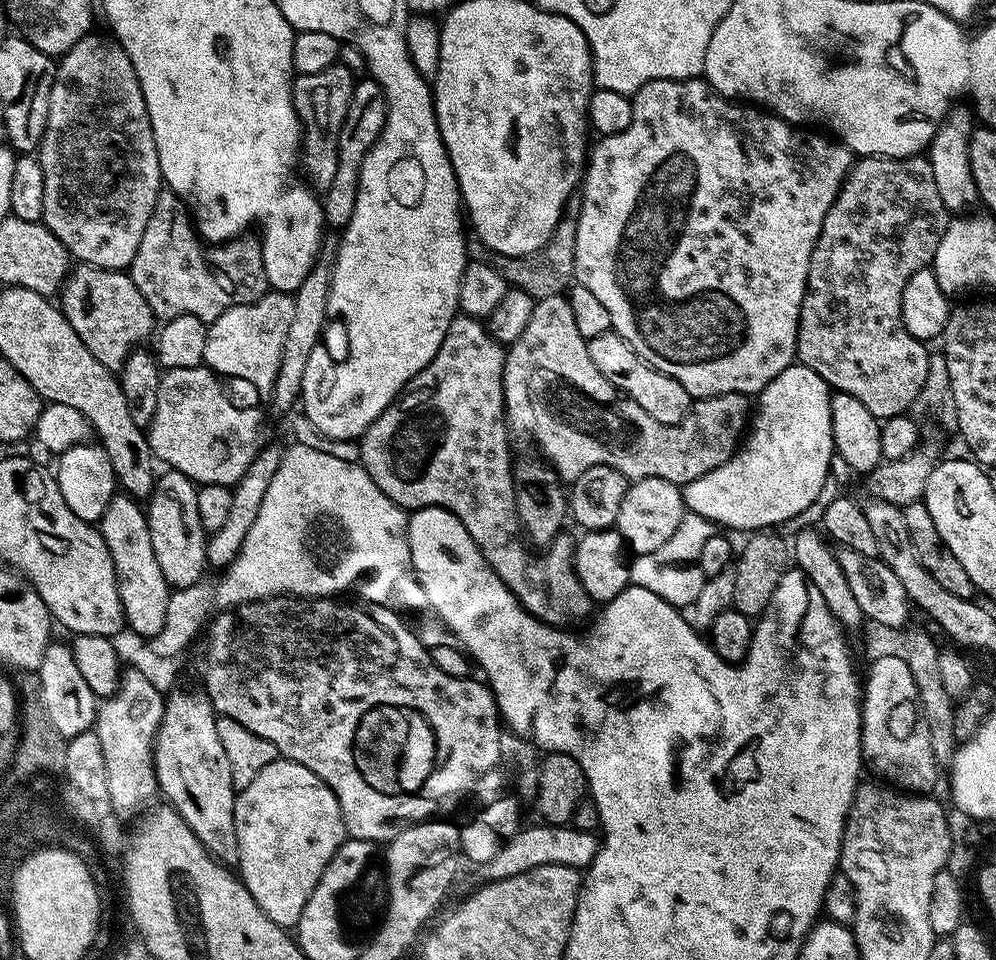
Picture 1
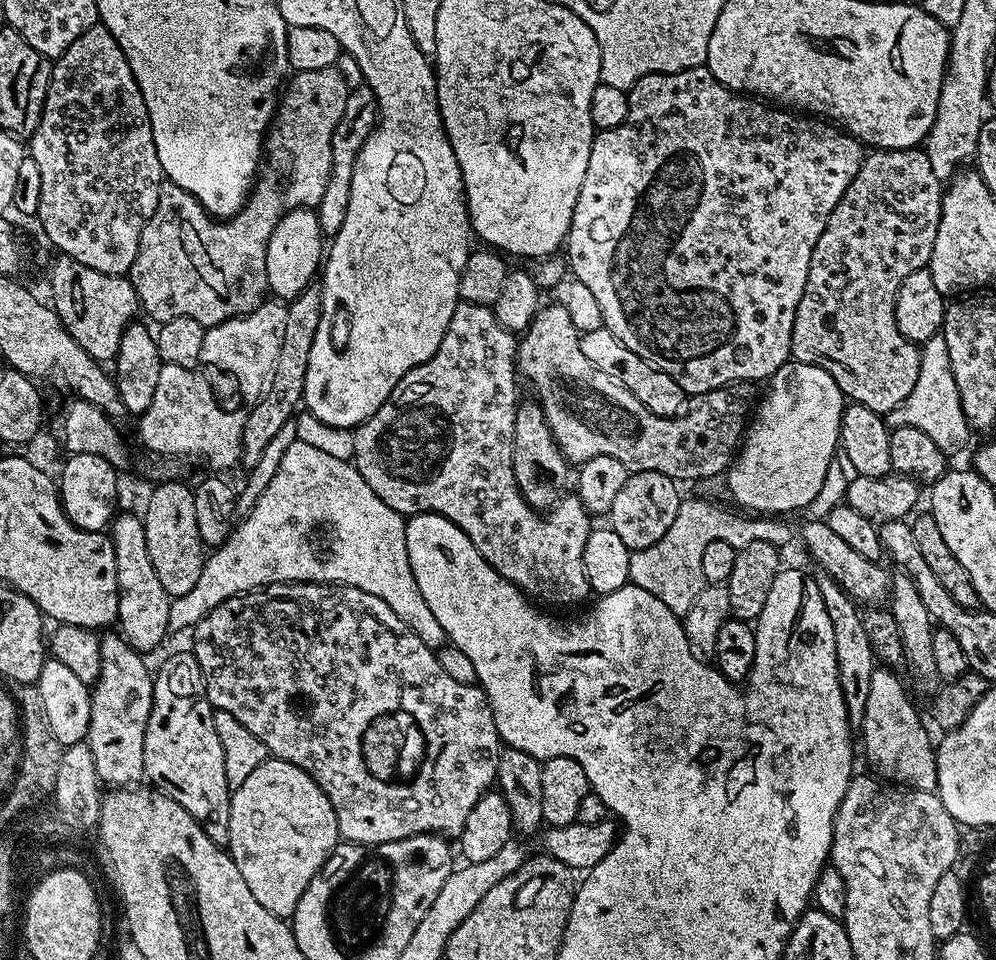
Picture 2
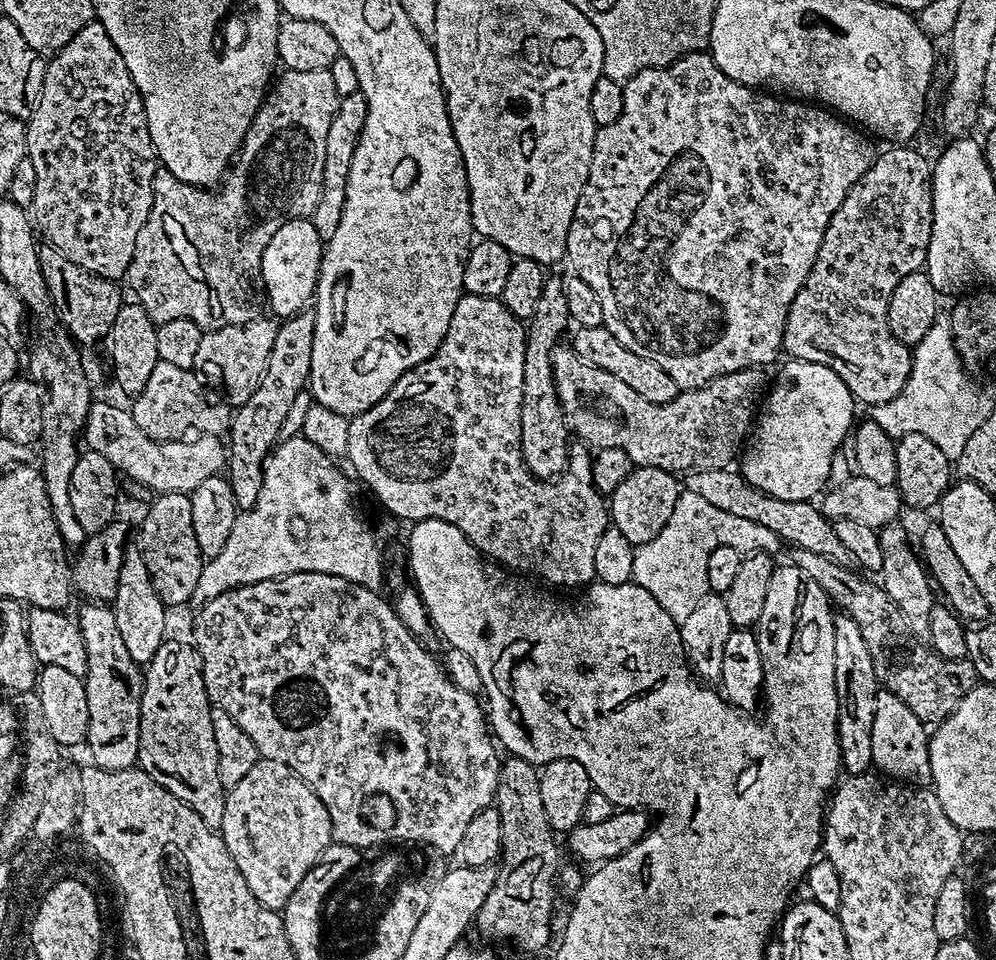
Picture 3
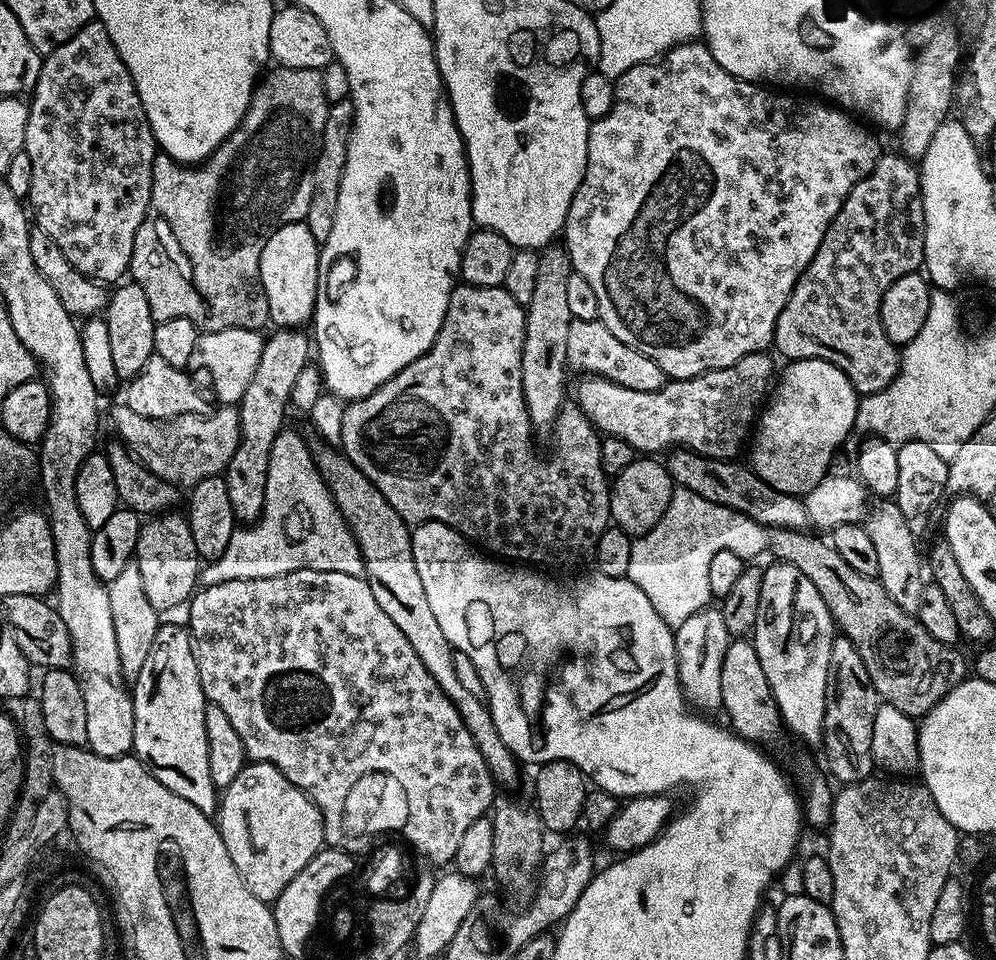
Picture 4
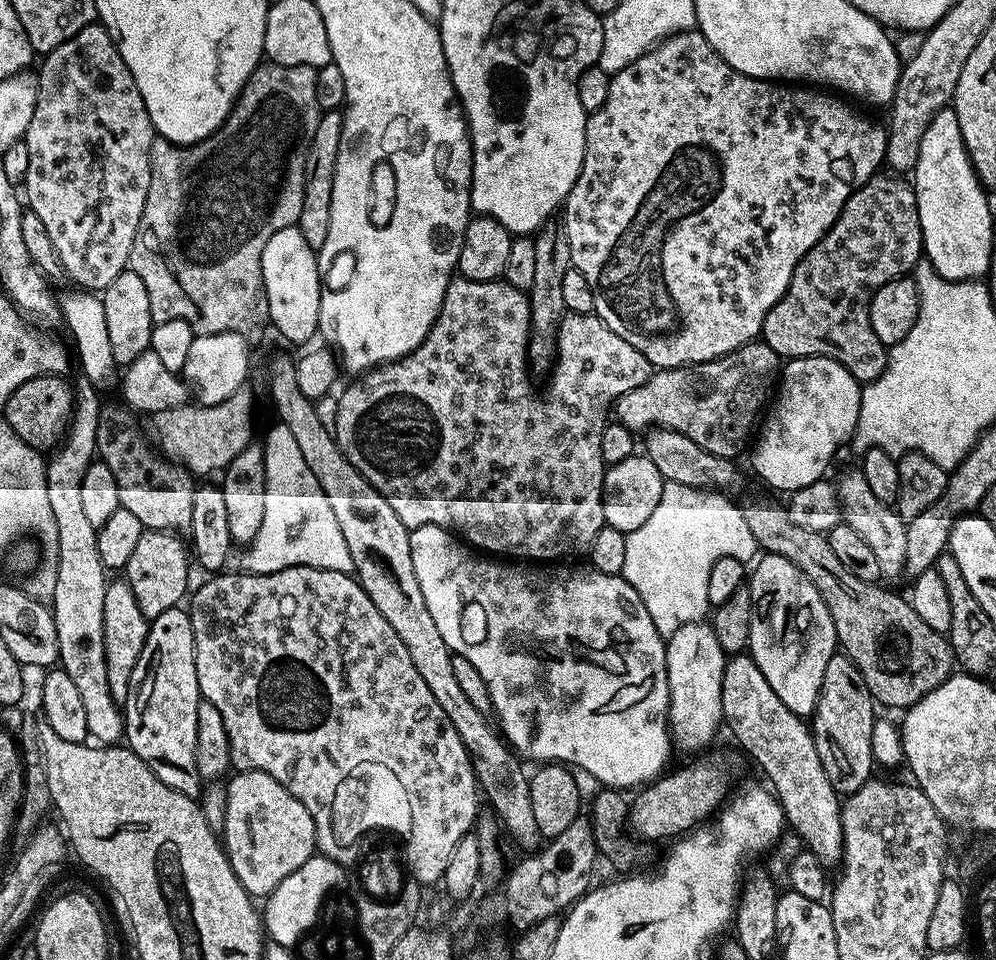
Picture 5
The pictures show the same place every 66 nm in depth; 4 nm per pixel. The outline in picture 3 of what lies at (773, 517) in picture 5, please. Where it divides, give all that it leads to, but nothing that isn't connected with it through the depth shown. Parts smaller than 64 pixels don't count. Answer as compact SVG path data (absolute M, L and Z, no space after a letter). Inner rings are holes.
M792 548L791 563L801 568L818 586L822 586L829 601L843 615L849 616L858 624L870 662L874 662L874 674L877 685L902 700L916 718L925 724L937 724L945 720L954 711L964 693L976 687L979 676L968 659L947 660L937 652L925 646L898 614L898 608L883 590L879 583L871 584L863 575L850 572L850 568L822 558L822 554L810 554L810 550Z

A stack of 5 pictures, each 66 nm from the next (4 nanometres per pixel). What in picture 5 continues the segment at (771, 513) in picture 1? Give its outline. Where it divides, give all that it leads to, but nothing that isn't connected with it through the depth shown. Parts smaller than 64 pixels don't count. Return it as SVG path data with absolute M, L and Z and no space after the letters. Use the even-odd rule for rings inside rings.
M797 356L789 359L778 377L778 391L771 405L772 416L763 417L762 427L759 429L760 437L759 432L755 437L756 453L752 456L752 464L756 467L757 474L770 487L785 494L802 490L802 486L810 486L810 482L821 479L827 473L824 471L827 470L828 463L835 458L836 451L851 441L852 433L856 431L861 391L860 381L855 380L850 370L846 370L846 366L842 366L837 360L825 356Z

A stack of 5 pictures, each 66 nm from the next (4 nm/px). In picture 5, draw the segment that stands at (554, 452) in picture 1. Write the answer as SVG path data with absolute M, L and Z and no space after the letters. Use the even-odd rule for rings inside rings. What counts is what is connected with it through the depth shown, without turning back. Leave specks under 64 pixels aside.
M753 342L705 364L690 364L686 368L666 368L653 371L648 383L638 390L627 392L616 401L614 416L619 423L631 428L633 433L640 434L640 431L643 433L645 430L655 428L669 428L672 432L686 434L690 442L698 442L698 446L702 446L702 450L710 450L710 454L732 458L737 455L735 452L743 446L744 439L748 435L749 437L753 435L758 424L758 417L761 415L760 407L764 403L765 405L769 403L770 393L781 371L782 358L780 355L766 343Z

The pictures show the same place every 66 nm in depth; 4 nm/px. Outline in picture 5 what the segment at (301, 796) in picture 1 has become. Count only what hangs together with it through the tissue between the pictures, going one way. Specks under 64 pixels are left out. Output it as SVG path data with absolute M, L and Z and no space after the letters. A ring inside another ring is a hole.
M240 770L235 775L226 784L228 802L222 829L224 851L228 853L238 882L242 882L249 896L267 898L282 878L290 878L290 874L317 851L314 818L310 810L286 790L286 786L270 774Z

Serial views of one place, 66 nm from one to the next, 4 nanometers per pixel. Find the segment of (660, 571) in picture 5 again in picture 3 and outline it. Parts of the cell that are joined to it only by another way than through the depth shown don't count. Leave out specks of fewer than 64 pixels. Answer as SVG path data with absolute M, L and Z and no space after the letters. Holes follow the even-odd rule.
M681 491L678 502L674 502L674 514L670 514L670 522L666 522L666 526L658 530L653 540L635 549L632 580L642 586L642 590L650 593L654 602L658 602L658 606L662 606L662 610L666 610L670 618L678 622L685 620L702 597L709 595L706 558L710 558L710 554L718 546L730 546L741 554L776 554L782 548L782 541L767 526L738 518L735 514L726 514L726 510L718 510L718 506L704 501L699 494Z

